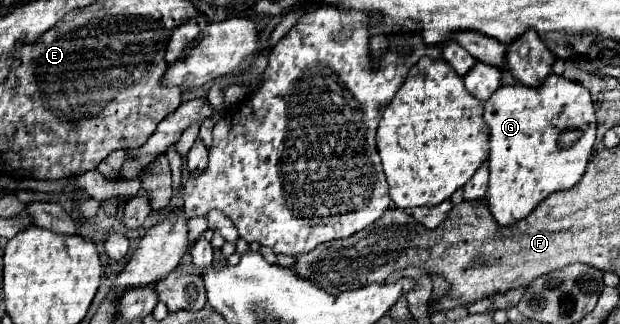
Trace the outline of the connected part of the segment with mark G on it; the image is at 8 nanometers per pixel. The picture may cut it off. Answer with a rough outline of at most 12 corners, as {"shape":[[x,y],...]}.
{"shape":[[580,81],[500,87],[486,199],[500,225],[580,183],[596,139]]}

